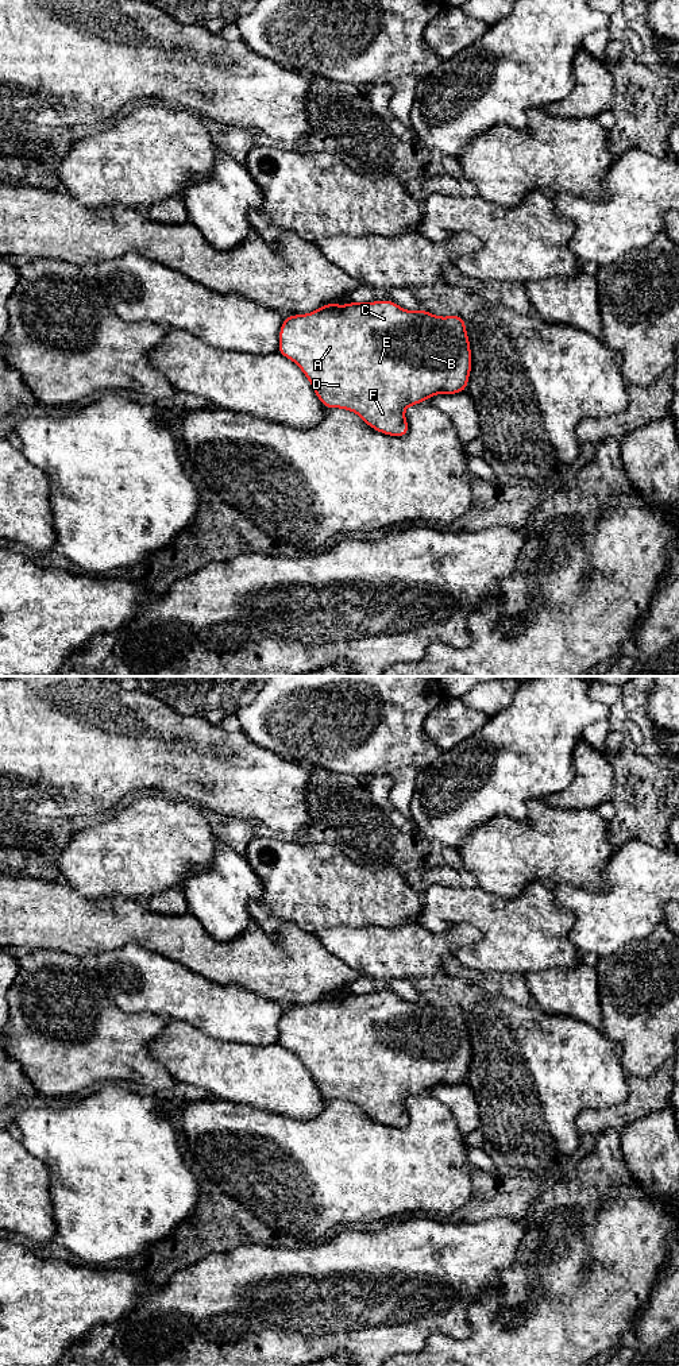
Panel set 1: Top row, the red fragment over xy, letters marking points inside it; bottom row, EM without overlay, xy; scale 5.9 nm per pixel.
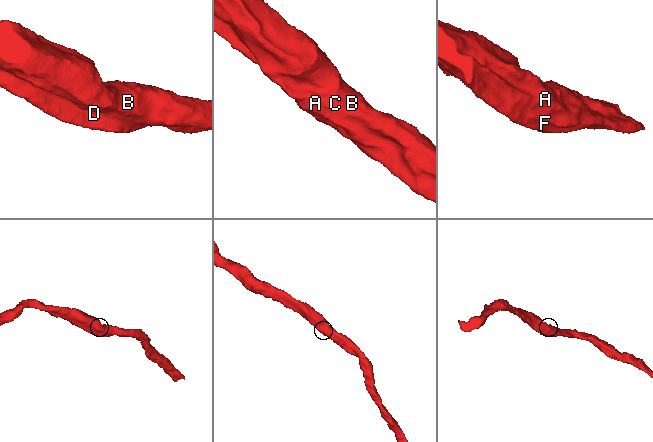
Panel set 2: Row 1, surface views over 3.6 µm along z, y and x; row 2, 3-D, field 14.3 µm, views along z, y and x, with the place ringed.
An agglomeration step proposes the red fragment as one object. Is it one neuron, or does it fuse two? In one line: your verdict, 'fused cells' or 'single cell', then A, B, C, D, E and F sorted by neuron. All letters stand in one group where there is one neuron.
single cell; A B C D E F

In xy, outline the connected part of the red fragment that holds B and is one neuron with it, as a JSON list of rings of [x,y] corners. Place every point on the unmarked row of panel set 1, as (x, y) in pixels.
[[[381,991],[375,993],[350,993],[343,998],[329,993],[320,1000],[308,1006],[285,1007],[279,1020],[278,1043],[293,1051],[305,1065],[320,1093],[327,1099],[340,1099],[359,1105],[363,1112],[373,1120],[396,1128],[402,1128],[409,1124],[409,1116],[404,1107],[404,1101],[410,1096],[425,1093],[435,1085],[456,1085],[466,1083],[468,1068],[471,1064],[471,1039],[466,1023],[466,1012],[458,1007],[439,1008],[427,1002],[405,1002],[393,992]]]

